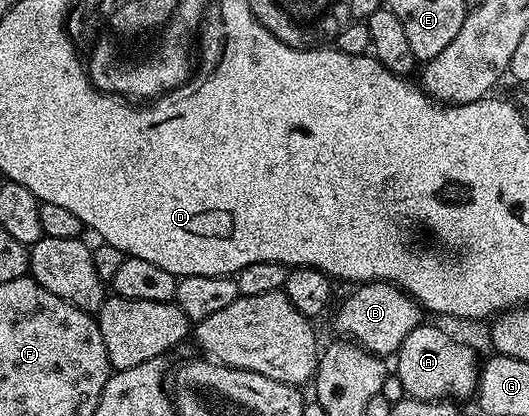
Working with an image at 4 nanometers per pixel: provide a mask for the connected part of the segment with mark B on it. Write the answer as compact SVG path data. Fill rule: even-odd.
M367 282L359 285L342 303L334 314L334 326L343 339L357 342L370 354L395 355L404 336L412 332L424 317L417 302L404 290L388 282Z

